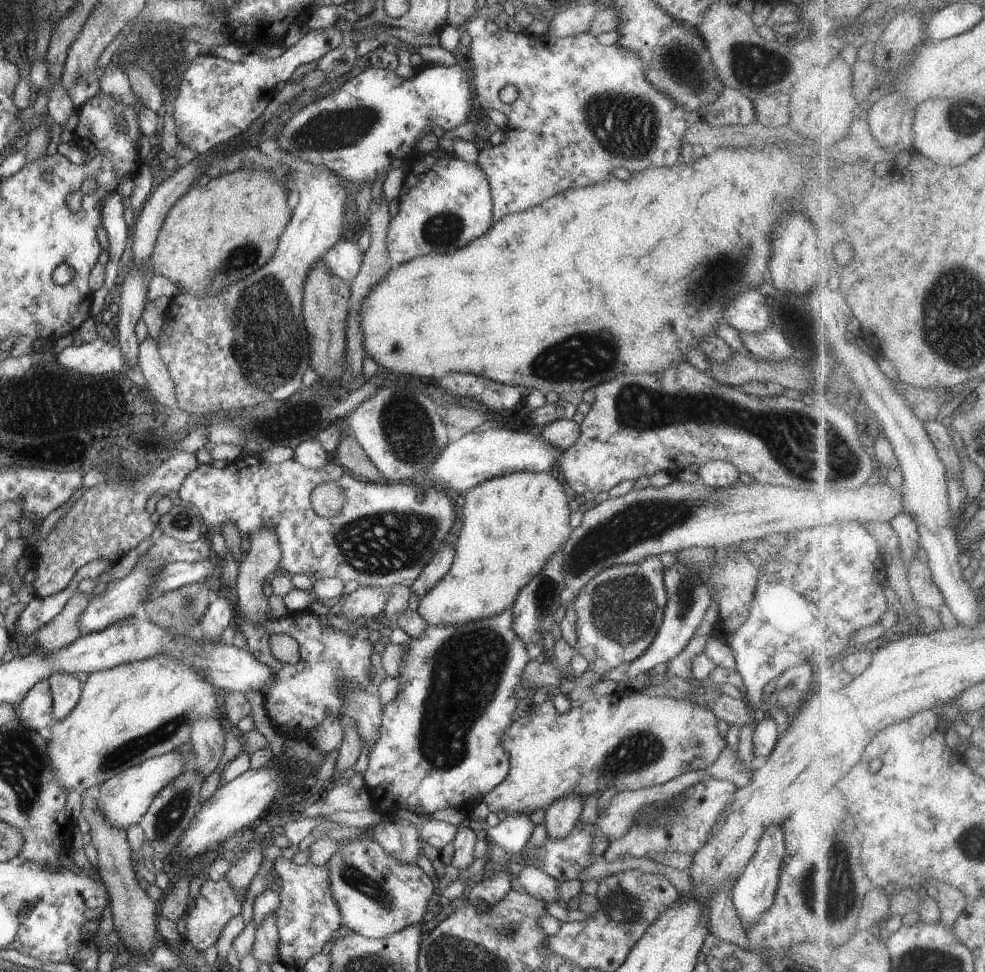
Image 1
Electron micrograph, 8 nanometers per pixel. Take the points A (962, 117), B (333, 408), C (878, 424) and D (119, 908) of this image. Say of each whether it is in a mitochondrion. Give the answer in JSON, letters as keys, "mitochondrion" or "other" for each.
{"A":"mitochondrion","B":"other","C":"other","D":"other"}

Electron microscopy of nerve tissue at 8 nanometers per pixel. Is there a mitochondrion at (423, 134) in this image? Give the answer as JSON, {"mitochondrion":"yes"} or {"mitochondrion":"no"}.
{"mitochondrion":"no"}

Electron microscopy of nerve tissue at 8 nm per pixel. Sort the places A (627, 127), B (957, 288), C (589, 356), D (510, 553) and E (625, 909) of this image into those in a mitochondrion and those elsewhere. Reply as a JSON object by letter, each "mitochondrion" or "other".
{"A":"mitochondrion","B":"mitochondrion","C":"mitochondrion","D":"other","E":"mitochondrion"}

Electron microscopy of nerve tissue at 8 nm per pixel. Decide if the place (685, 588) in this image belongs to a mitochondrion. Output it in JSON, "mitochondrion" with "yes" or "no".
{"mitochondrion":"yes"}

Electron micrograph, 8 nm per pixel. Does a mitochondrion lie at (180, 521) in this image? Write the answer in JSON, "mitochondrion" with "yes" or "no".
{"mitochondrion":"yes"}

